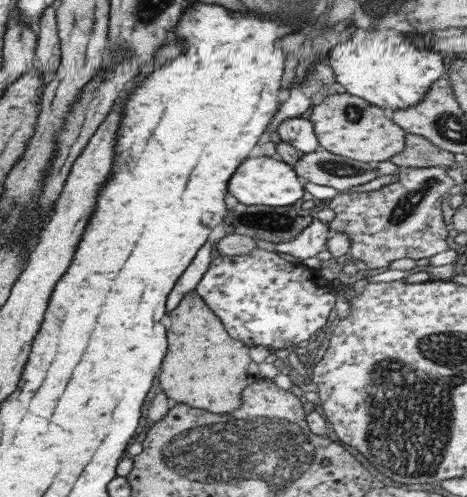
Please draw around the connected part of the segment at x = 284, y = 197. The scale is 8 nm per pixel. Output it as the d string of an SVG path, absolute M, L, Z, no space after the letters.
M276 156L246 157L228 181L228 192L242 204L264 204L264 206L288 206L307 198L304 181L288 163Z

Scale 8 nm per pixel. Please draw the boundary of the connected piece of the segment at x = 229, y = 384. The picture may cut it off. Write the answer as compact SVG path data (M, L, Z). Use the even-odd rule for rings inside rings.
M195 290L185 294L178 307L167 315L166 323L167 353L162 360L157 377L162 392L166 393L170 400L214 414L231 413L241 405L243 388L263 380L258 364L252 361L249 355L250 349L226 333L218 316L210 311L208 305L204 303L202 297Z

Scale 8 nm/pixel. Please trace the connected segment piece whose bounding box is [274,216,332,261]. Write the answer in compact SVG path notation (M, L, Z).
M316 216L294 241L280 242L275 245L274 249L278 253L291 254L303 261L324 250L331 233L328 224L322 223Z

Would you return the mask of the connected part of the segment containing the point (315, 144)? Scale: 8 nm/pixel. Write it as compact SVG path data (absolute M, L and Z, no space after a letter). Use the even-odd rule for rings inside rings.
M286 118L277 126L277 132L282 141L289 142L295 149L303 153L319 148L319 140L310 119Z

